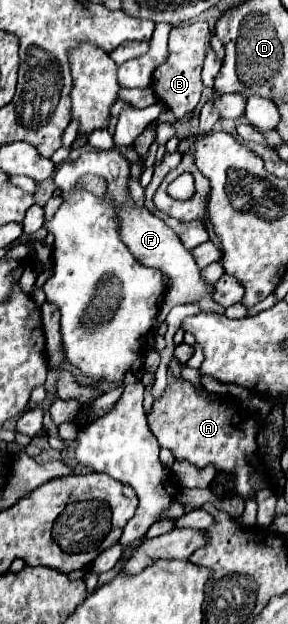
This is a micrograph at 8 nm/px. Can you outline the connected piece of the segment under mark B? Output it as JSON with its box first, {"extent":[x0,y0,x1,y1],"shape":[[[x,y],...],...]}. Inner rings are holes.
{"extent":[152,22,210,120],"shape":[[[192,22],[172,28],[170,32],[170,58],[156,68],[152,88],[156,92],[156,98],[160,102],[166,102],[176,120],[186,118],[200,102],[203,83],[201,79],[202,64],[206,58],[206,52],[210,48],[210,28],[208,22]]]}

